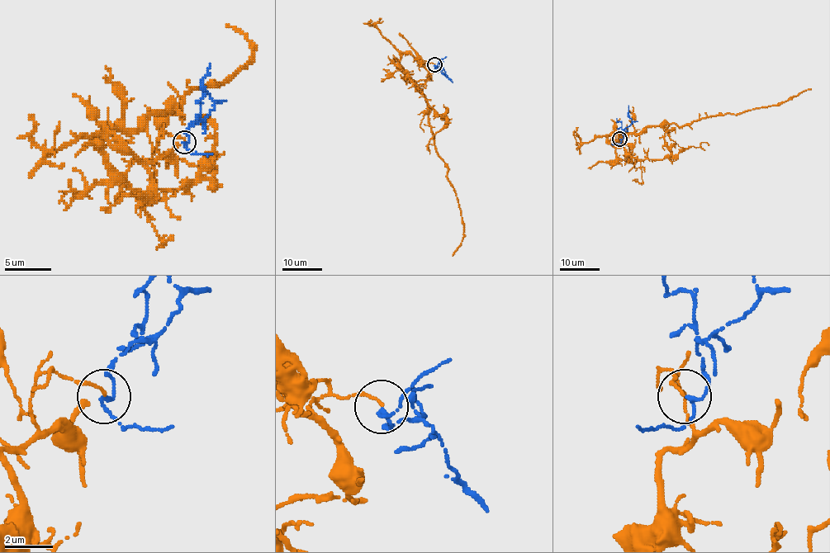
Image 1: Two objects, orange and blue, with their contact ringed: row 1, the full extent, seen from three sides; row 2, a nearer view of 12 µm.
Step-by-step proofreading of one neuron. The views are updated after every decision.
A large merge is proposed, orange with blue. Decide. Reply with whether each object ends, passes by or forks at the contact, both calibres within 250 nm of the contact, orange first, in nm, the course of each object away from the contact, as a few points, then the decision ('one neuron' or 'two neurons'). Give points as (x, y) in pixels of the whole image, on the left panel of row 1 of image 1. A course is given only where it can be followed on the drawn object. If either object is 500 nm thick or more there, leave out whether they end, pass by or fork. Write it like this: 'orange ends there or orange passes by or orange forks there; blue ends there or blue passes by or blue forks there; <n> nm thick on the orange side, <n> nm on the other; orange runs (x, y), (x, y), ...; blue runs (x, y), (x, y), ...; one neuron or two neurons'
orange ends there; blue passes by; 80 nm thick on the orange side, 120 nm on the other; orange runs (184, 143), (161, 133), (156, 156), (138, 161), (103, 124), (138, 129), (244, 66), (252, 45), (226, 24); blue runs (184, 143), (189, 140), (187, 130), (193, 124), (203, 121), (215, 106), (203, 84), (210, 63); one neuron

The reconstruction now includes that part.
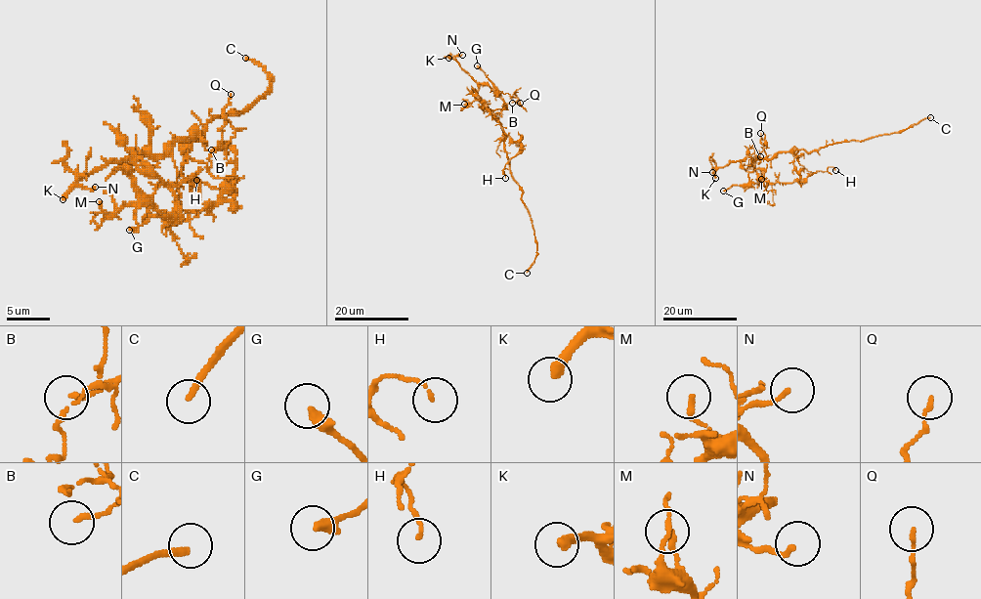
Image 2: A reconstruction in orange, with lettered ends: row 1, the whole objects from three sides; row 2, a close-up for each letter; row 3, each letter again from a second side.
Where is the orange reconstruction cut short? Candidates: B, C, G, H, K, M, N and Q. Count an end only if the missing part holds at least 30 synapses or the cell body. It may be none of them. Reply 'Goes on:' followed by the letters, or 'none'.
Goes on: C, K

